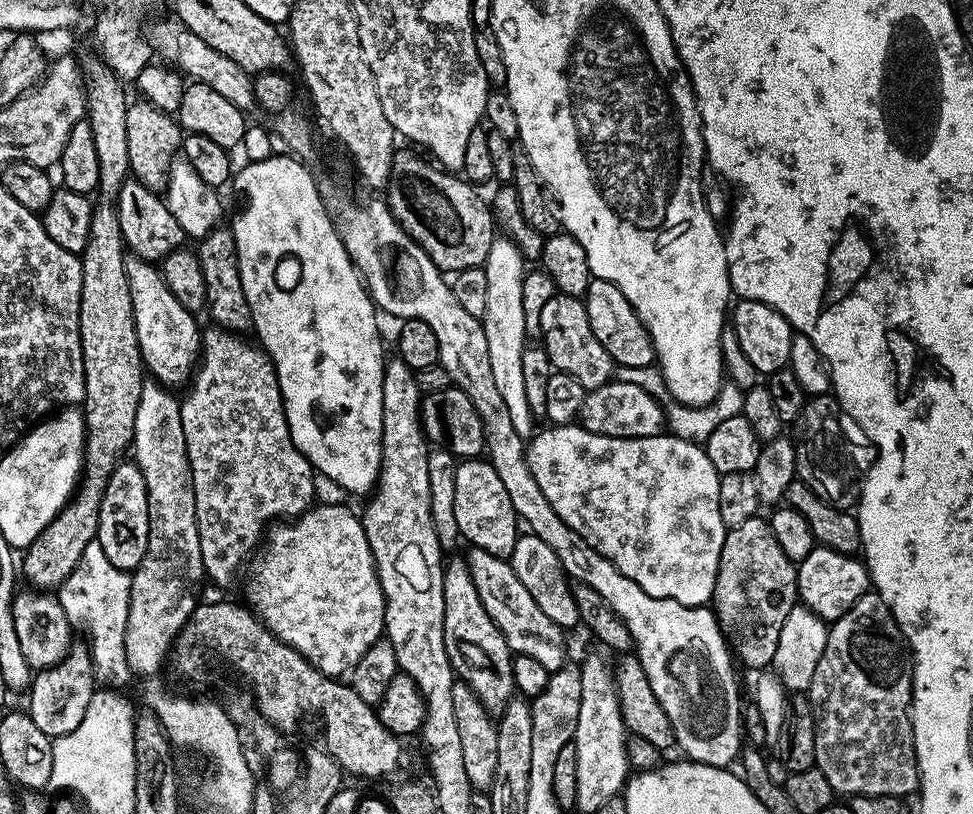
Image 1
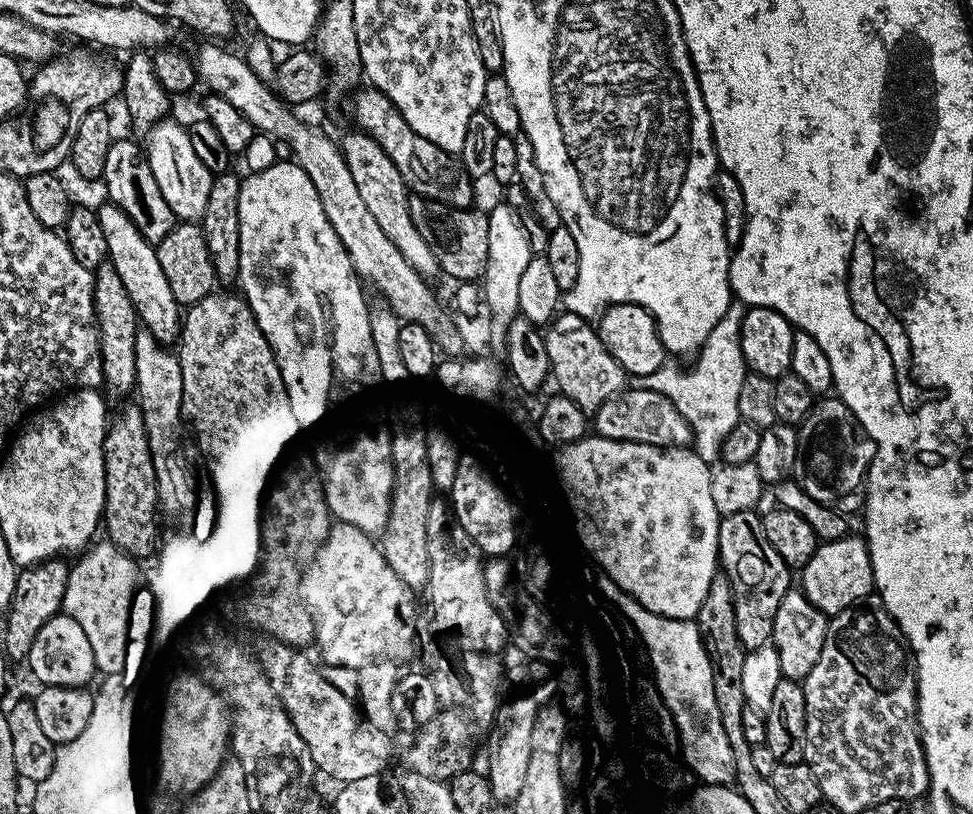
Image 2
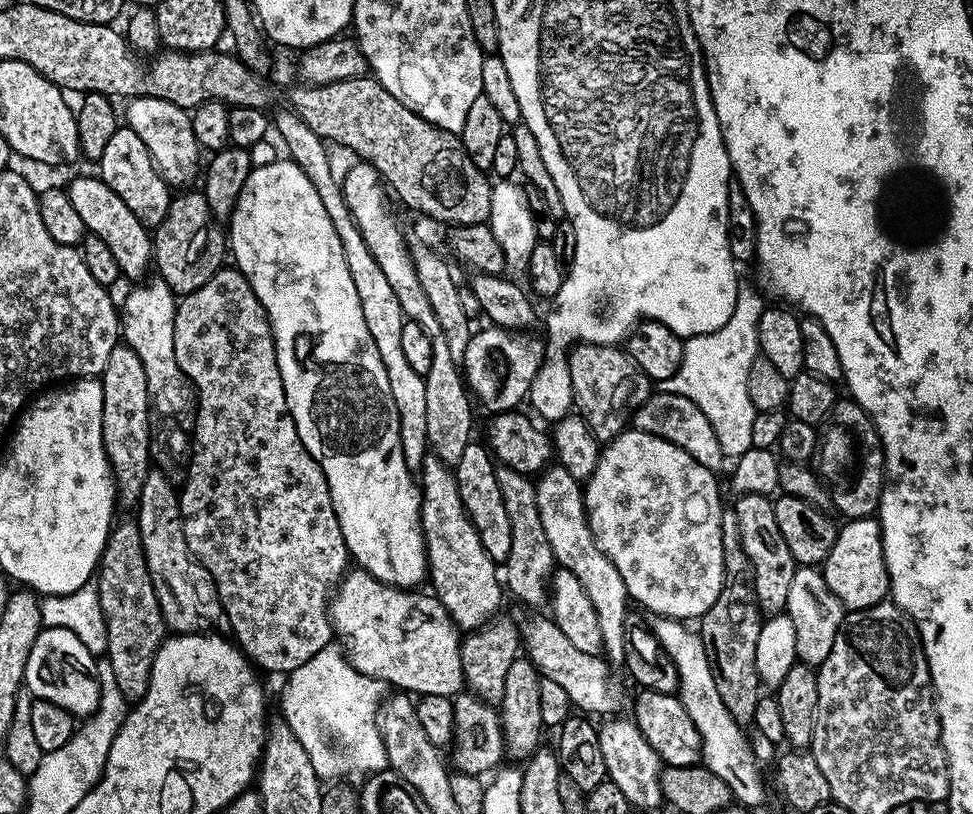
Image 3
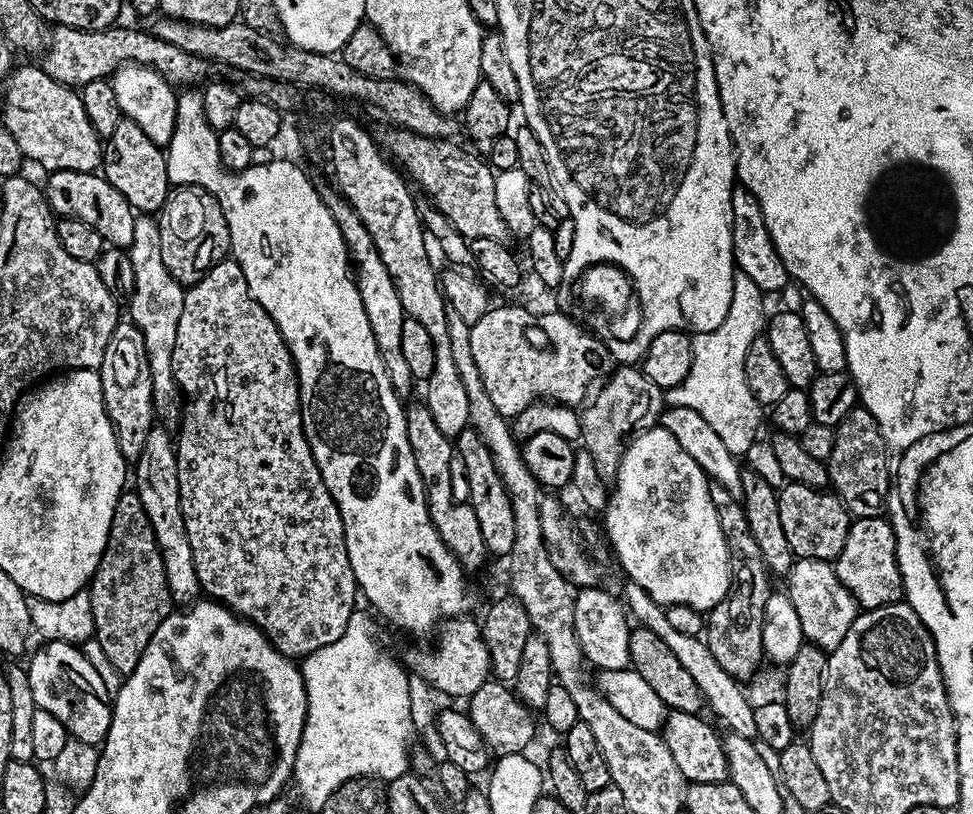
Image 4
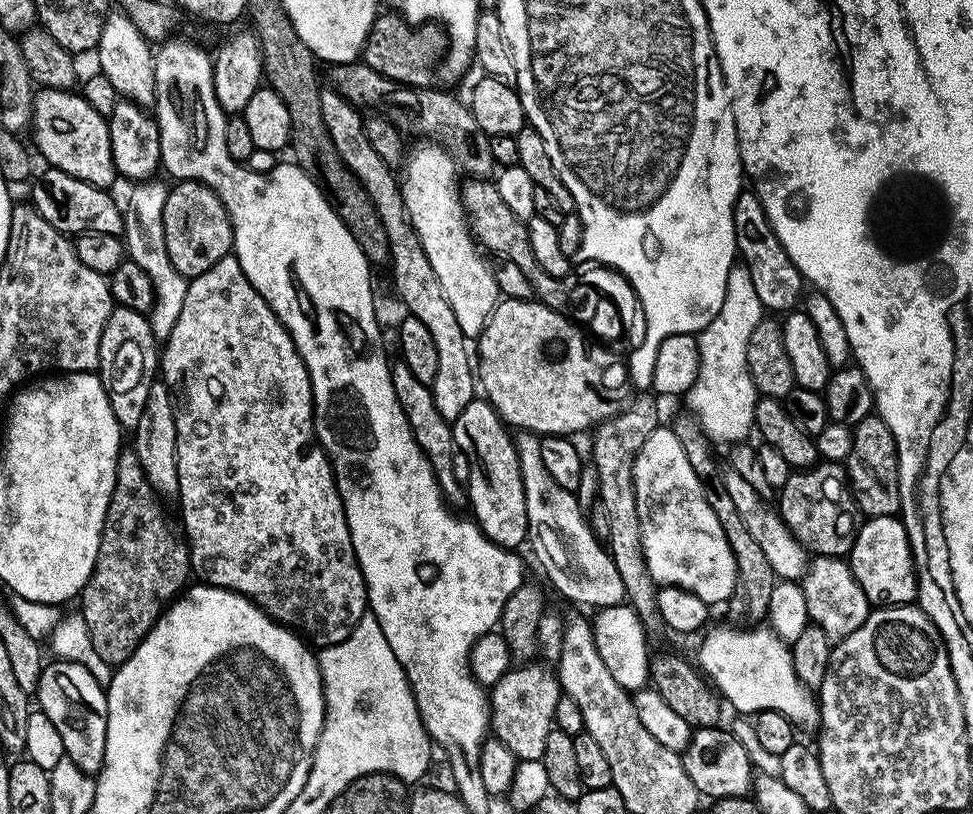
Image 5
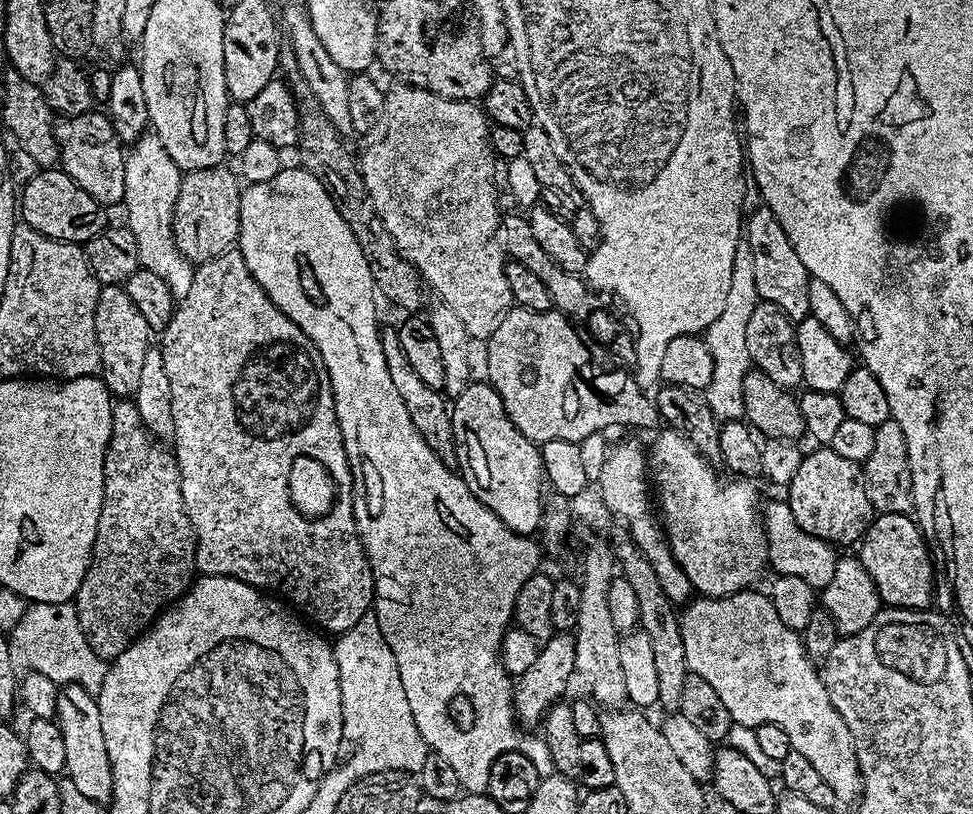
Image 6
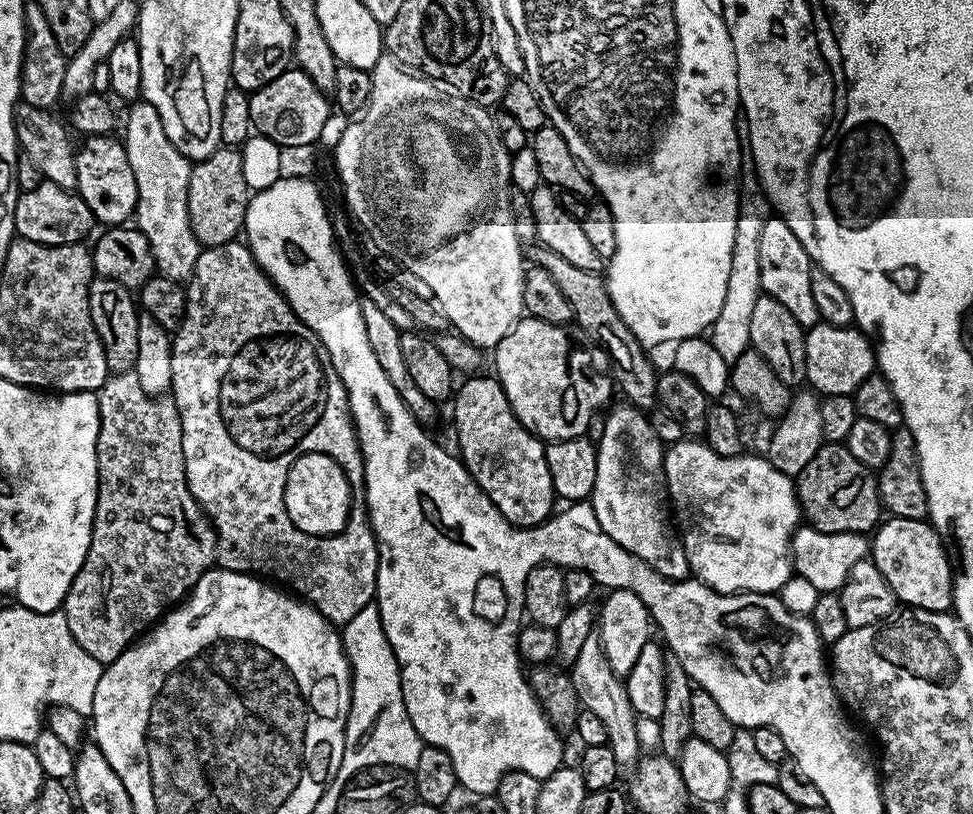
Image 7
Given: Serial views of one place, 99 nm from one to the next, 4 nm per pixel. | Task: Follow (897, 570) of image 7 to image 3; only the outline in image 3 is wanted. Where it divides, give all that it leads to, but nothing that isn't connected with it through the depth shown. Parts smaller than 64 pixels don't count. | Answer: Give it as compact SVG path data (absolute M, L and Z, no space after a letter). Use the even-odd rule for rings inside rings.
M865 518L841 523L834 546L823 562L822 571L826 586L830 586L845 609L860 612L863 608L885 603L890 585L879 519Z

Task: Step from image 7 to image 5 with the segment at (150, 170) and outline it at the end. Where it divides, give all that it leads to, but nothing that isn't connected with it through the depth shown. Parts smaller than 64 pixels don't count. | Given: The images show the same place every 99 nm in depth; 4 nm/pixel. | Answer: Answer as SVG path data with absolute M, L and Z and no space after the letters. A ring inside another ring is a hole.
M149 178L139 181L136 188L128 196L128 208L124 212L124 230L122 239L126 249L127 259L138 262L142 270L152 283L154 302L151 312L147 313L152 332L157 341L163 342L168 339L170 330L174 330L174 322L178 322L178 314L182 314L182 306L186 303L186 290L188 289L189 277L178 274L170 262L170 254L166 254L166 234L162 226L162 210L166 206L170 188L163 184L160 178Z

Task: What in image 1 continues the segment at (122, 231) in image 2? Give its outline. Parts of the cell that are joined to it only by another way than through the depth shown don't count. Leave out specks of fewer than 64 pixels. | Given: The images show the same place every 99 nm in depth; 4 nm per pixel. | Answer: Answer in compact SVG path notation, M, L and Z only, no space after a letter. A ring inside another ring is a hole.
M135 254L125 255L126 278L130 282L130 302L134 310L134 330L138 334L138 346L144 359L145 369L150 373L151 379L165 385L187 385L193 379L198 368L198 361L202 355L202 328L196 325L197 317L170 294L170 290L164 284L164 279L159 267Z

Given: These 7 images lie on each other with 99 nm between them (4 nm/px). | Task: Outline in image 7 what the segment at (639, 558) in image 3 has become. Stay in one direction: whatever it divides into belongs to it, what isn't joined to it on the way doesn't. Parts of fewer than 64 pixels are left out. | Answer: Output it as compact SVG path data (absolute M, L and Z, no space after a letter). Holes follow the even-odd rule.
M685 438L678 441L677 444L667 445L664 453L664 479L666 481L666 491L670 497L671 503L681 508L680 516L688 525L682 528L682 539L688 567L691 575L704 584L709 584L716 592L770 592L779 593L781 586L789 580L794 574L792 566L792 536L796 529L801 527L802 513L800 503L796 497L796 485L793 477L782 474L782 470L774 470L774 466L763 455L748 456L741 454L738 456L723 456L710 446L696 438Z

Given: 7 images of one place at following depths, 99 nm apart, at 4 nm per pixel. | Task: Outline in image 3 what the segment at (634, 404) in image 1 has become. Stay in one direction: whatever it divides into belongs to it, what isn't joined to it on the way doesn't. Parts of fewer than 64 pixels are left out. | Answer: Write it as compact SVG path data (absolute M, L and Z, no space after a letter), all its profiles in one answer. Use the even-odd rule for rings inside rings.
M663 390L653 391L652 395L646 398L646 402L642 402L640 409L632 415L630 424L637 432L654 434L686 450L690 458L694 458L714 473L719 473L720 467L726 463L722 446L718 446L718 434L714 434L714 426L710 426L710 418L706 418L706 414L702 414L702 410L698 410L698 406L694 406L694 402L690 402L690 398L682 394Z

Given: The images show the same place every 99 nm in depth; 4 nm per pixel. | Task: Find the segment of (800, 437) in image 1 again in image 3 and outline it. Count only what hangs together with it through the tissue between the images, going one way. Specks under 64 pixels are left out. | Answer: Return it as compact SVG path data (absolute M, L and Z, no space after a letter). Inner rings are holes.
M851 398L837 399L830 414L819 425L814 449L814 471L830 494L832 507L848 520L877 515L884 489L884 447L872 420Z

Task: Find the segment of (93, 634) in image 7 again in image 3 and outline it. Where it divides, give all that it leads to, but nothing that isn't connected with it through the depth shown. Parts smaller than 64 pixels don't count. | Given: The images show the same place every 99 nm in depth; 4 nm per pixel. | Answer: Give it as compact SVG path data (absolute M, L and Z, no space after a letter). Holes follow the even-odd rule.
M128 518L121 524L120 521L113 523L104 553L100 556L95 583L105 616L108 639L106 659L110 666L114 666L114 682L118 682L118 690L125 701L138 701L150 686L154 658L166 638L166 627L162 610L158 606L158 594L146 566L142 534L135 519Z

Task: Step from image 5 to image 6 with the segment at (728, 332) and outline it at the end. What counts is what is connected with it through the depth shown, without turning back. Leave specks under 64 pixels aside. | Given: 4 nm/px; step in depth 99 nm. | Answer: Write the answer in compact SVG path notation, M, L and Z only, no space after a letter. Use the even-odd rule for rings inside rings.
M741 242L736 245L730 270L730 290L726 290L726 303L722 305L722 314L718 314L718 318L714 318L712 325L706 329L710 358L714 358L714 374L702 395L720 422L739 420L744 414L742 382L750 370L746 350L746 325L750 323L750 314L754 314L754 306L760 301L758 286L754 286L754 261L750 258L750 246Z

